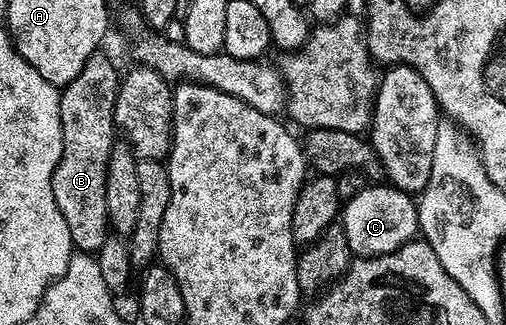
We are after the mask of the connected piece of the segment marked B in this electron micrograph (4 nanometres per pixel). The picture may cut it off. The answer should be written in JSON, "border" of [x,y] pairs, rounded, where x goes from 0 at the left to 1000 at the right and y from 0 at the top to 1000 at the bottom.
{"border":[[[194,157],[164,194],[164,218],[119,277],[125,465],[105,529],[109,625],[117,625],[125,674],[132,674],[146,769],[178,785],[204,760],[219,705],[211,662],[211,502],[227,443],[223,345],[239,243],[221,182],[208,157]]]}

